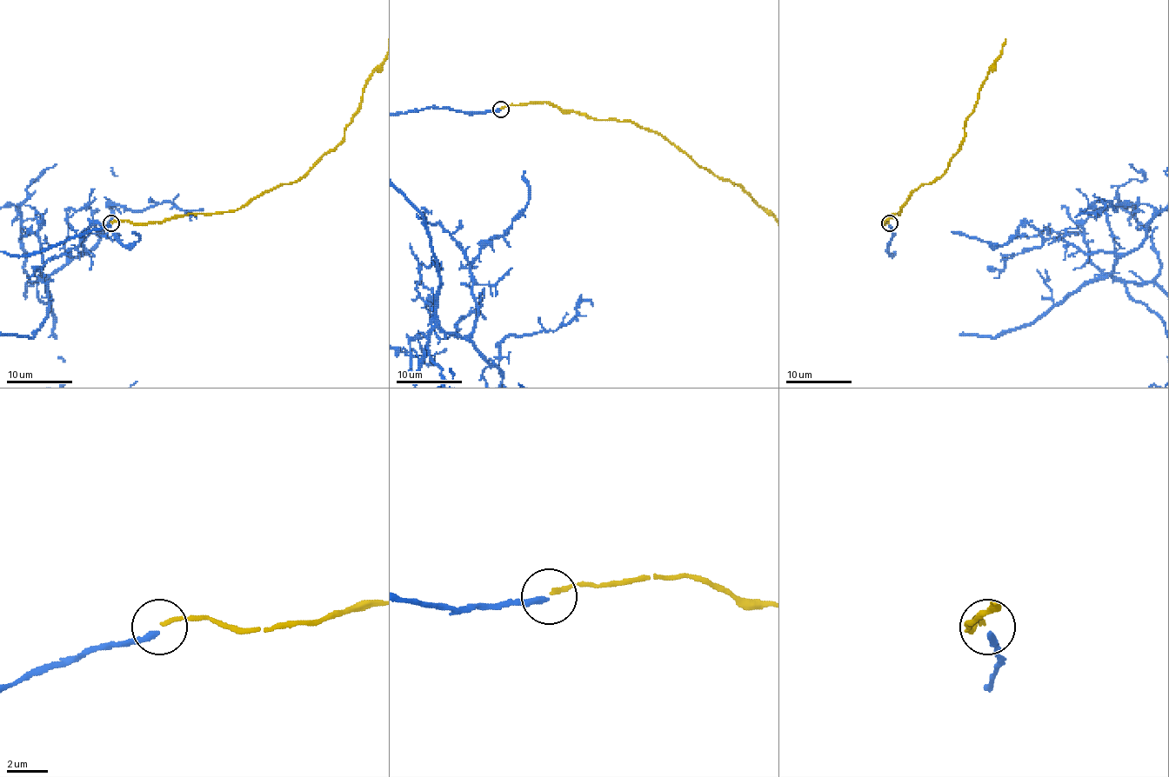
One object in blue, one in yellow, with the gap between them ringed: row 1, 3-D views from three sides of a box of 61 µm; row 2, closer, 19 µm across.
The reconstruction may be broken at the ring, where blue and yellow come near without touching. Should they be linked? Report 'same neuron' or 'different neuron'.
different neuron

